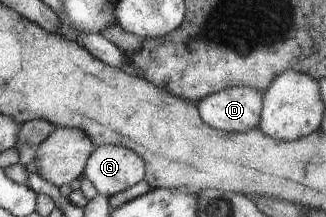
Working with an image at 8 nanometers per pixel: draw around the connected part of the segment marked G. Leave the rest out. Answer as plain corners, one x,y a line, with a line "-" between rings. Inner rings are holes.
100,145
88,155
82,176
90,181
98,193
109,197
137,183
144,173
144,161
135,152
118,145

